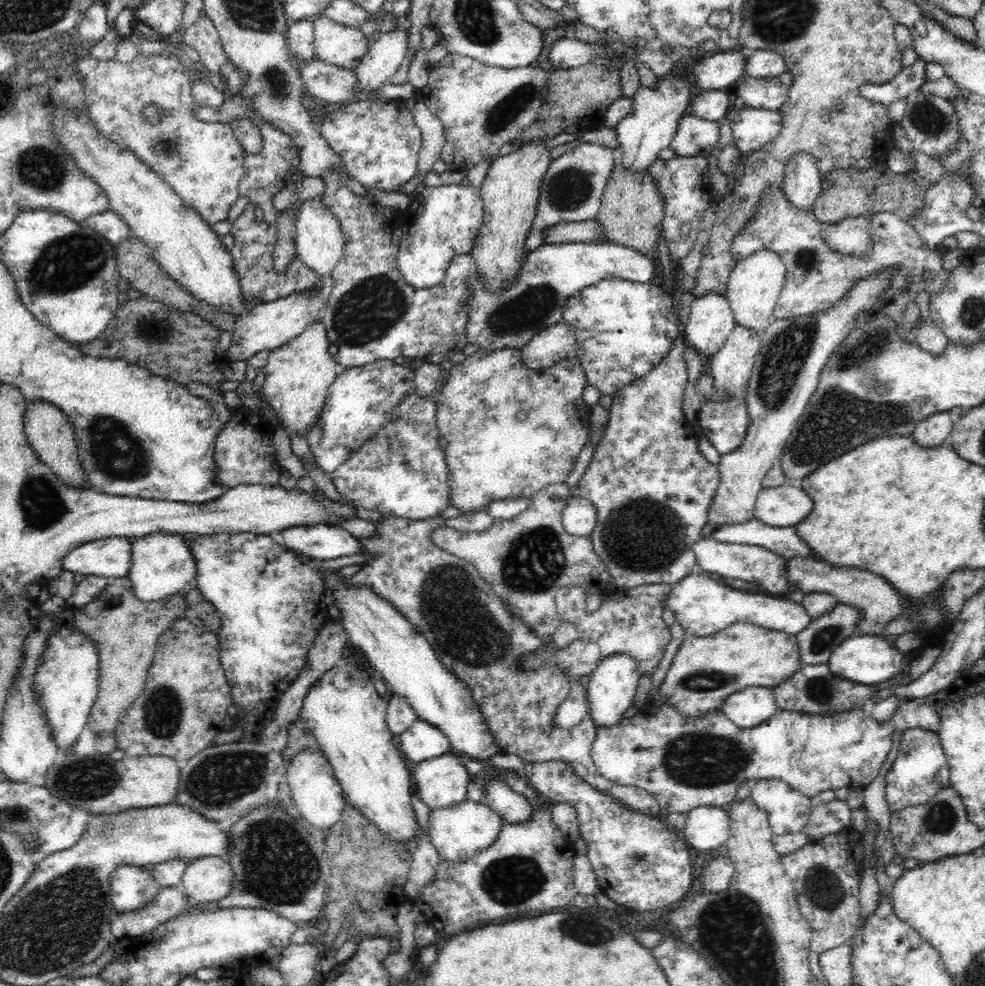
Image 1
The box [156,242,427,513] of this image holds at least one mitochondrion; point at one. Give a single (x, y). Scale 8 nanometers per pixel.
(374, 306)

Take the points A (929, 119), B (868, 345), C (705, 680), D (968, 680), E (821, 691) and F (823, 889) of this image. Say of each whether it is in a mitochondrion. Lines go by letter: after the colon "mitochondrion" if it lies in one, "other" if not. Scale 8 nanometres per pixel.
A: mitochondrion
B: mitochondrion
C: mitochondrion
D: other
E: mitochondrion
F: mitochondrion

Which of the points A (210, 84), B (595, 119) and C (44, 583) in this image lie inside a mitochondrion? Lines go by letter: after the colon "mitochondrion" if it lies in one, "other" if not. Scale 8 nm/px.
A: other
B: other
C: other

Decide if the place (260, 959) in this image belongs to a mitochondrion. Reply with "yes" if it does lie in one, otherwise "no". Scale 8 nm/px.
no

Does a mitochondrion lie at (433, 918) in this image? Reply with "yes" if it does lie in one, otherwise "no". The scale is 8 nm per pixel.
no

